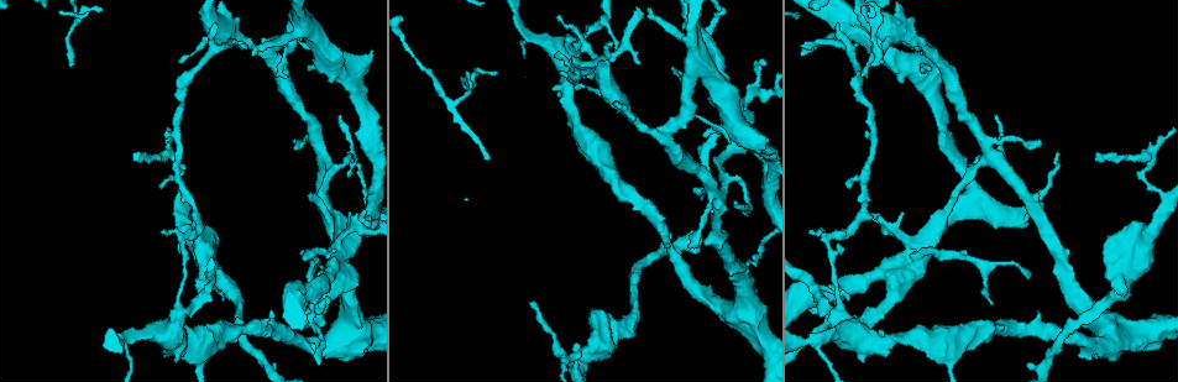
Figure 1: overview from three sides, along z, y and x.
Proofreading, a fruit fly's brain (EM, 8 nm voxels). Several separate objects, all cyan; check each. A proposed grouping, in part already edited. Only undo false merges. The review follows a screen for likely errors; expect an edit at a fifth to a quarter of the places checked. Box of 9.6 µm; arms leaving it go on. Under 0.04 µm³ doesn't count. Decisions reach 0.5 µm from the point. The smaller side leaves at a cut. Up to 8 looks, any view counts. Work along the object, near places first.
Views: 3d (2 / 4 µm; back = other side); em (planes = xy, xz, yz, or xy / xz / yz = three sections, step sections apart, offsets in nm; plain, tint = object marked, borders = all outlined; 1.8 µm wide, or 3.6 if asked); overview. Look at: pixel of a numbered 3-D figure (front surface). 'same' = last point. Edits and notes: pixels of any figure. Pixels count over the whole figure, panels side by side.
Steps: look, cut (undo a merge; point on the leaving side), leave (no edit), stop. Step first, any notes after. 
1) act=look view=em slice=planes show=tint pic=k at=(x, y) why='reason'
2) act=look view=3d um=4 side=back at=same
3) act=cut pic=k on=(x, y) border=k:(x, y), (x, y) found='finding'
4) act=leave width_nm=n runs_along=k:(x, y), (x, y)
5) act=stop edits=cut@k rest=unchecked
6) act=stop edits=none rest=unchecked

act=look view=em slice=yz step=8 show=tint pic=1 at=(624, 107) why='sudden change in width'

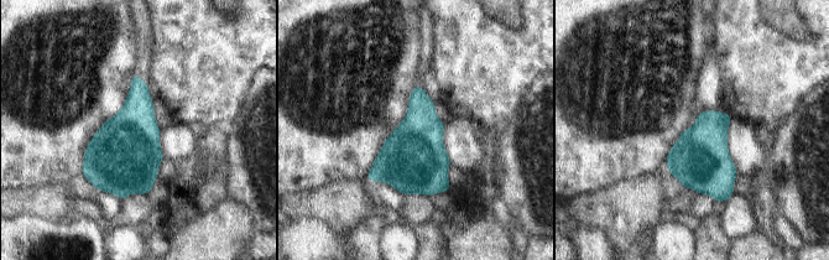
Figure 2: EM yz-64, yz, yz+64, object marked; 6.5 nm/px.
act=look view=em slice=planes show=tint at=same why='another direction'

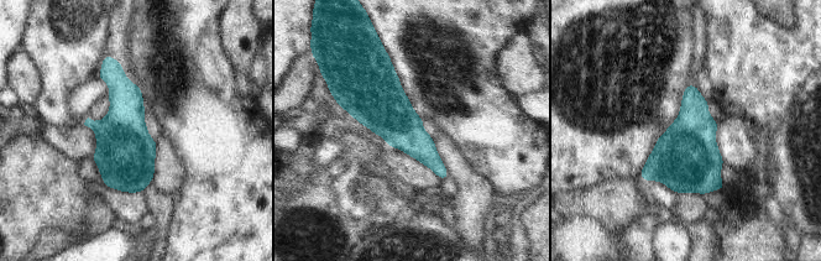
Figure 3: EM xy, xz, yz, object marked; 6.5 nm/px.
act=leave found='all the same cell'

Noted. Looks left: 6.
act=look view=3d um=2 side=back pic=1 at=(995, 160) why='three-way junction'

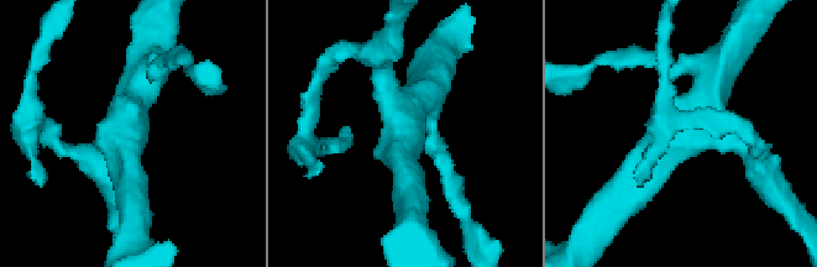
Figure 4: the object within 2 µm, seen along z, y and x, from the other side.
act=look view=em slice=planes show=tint pic=4 at=(401, 133) why='now the EM'

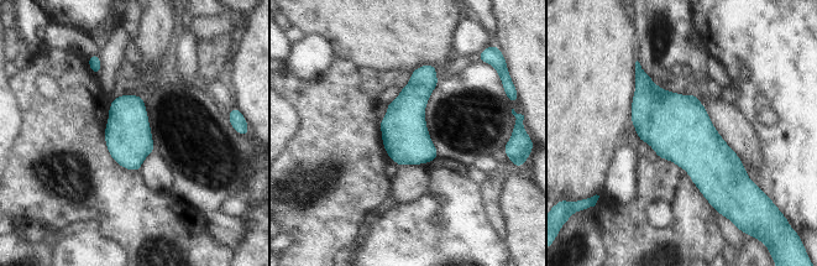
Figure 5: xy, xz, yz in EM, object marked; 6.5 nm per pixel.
act=leave found='all the same cell'

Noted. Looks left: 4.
act=look view=3d um=4 pic=1 at=(534, 37) why='thick turns thin'

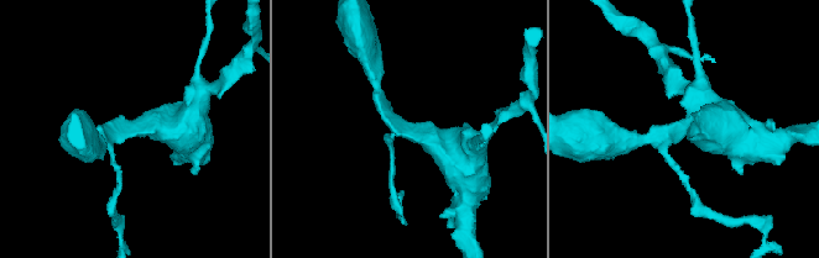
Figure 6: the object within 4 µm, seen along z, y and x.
act=look view=em slice=planes show=tint pic=6 at=(129, 127) arms=3

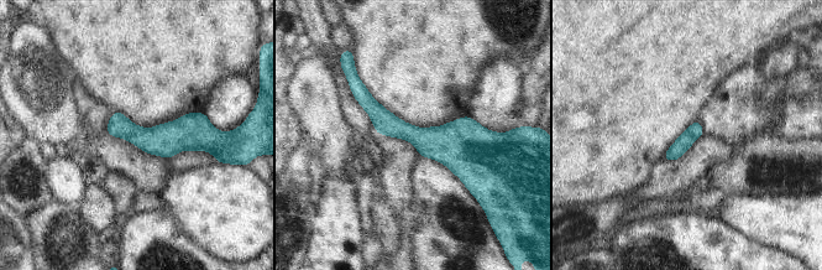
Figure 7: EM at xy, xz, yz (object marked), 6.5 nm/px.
act=leave runs_along=7:(356, 91), (430, 143), (487, 144) found='one cell here'

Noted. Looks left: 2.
act=stop edits=none rest=unchecked

